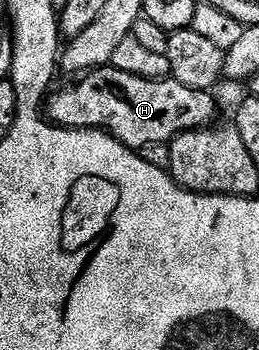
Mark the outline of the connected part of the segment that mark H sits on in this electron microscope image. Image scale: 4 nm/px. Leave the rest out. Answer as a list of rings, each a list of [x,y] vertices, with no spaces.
[[[106,66],[94,68],[78,80],[81,81],[74,88],[57,88],[48,97],[48,119],[59,128],[102,129],[134,150],[151,142],[169,144],[179,133],[204,128],[218,119],[212,91],[191,90],[191,86],[183,86],[172,78],[148,80]]]

